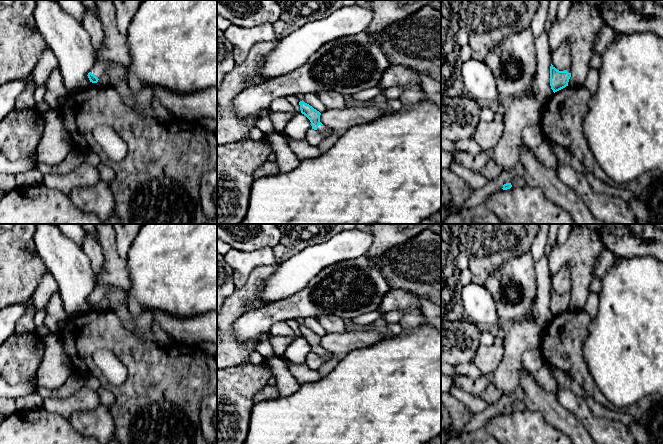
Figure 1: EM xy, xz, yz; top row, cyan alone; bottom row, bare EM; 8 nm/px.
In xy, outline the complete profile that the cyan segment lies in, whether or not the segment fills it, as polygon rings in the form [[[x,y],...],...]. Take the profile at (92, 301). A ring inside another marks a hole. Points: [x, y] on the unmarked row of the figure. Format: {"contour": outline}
{"contour": [[[95,224],[98,232],[98,243],[102,247],[105,263],[104,272],[97,276],[98,287],[88,297],[90,306],[97,307],[103,302],[109,286],[129,289],[132,286],[126,260],[117,253],[116,233],[112,224]]]}

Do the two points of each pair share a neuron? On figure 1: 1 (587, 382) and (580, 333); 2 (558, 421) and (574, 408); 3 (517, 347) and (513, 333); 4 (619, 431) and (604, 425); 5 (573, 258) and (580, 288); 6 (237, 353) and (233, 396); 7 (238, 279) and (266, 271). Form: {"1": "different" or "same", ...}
{"1": "same", "2": "different", "3": "same", "4": "same", "5": "same", "6": "different", "7": "different"}

